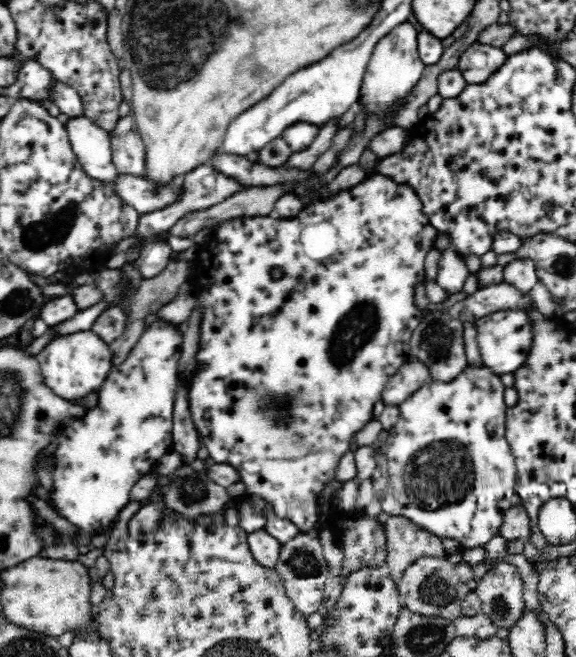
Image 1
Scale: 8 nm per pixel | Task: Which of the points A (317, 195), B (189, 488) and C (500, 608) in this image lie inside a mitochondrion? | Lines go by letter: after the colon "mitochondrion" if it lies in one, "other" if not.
A: other
B: mitochondrion
C: mitochondrion

